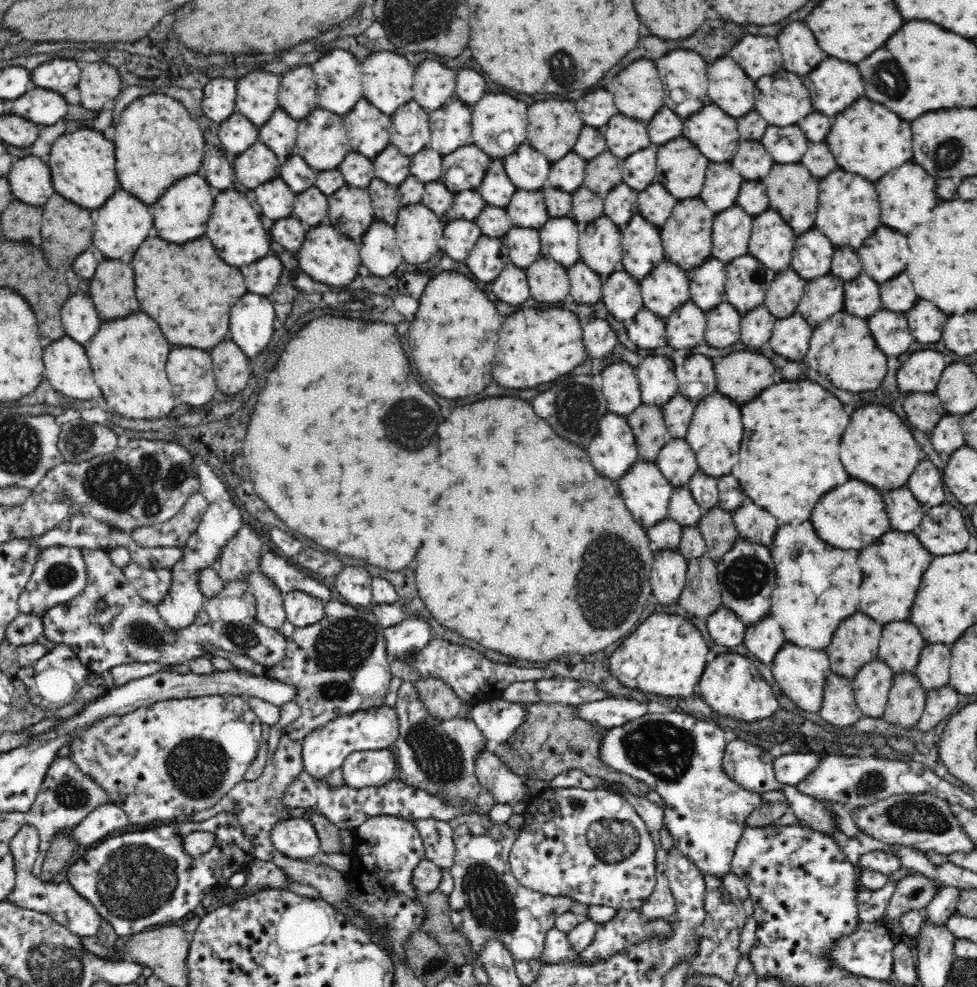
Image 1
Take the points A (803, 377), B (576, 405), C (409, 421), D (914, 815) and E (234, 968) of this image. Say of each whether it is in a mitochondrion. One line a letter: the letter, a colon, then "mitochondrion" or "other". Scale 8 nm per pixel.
A: other
B: mitochondrion
C: mitochondrion
D: mitochondrion
E: other

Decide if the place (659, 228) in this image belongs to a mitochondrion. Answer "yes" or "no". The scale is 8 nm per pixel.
no

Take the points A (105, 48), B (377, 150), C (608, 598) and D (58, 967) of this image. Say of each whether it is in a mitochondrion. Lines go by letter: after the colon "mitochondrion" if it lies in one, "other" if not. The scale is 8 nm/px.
A: other
B: other
C: mitochondrion
D: mitochondrion

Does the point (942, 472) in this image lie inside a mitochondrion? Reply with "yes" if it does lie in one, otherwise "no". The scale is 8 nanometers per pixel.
no

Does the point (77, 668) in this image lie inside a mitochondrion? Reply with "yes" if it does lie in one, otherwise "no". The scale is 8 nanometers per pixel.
no

